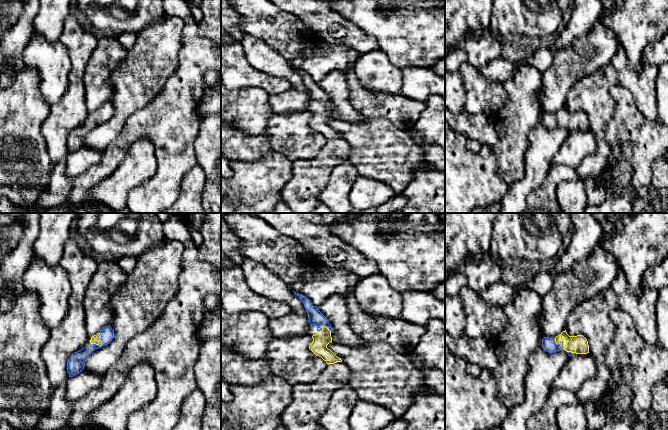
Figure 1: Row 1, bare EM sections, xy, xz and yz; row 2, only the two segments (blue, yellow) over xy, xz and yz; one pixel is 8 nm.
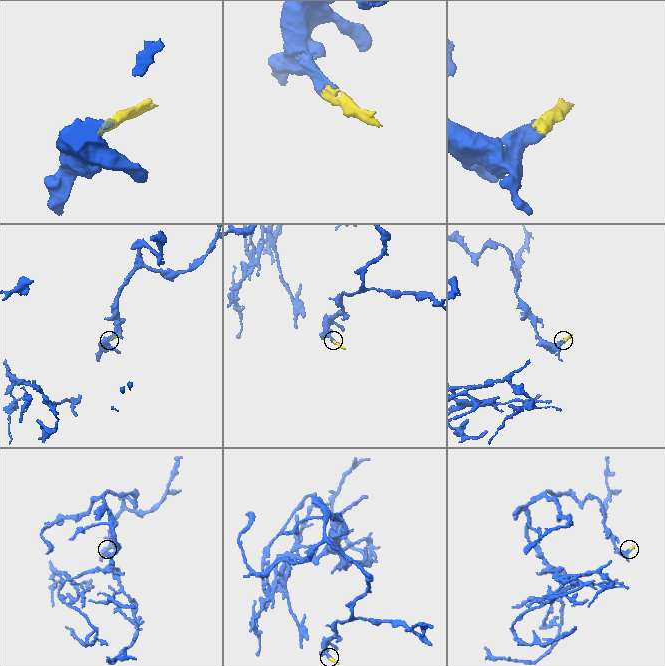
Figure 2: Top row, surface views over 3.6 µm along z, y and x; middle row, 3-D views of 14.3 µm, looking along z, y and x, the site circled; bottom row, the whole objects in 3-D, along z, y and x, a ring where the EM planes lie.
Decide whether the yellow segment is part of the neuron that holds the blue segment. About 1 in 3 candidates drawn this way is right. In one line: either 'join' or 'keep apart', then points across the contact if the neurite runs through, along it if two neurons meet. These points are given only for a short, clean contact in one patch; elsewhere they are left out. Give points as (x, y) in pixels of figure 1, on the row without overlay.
join; way xy (107, 109), (100, 115), (95, 115)

